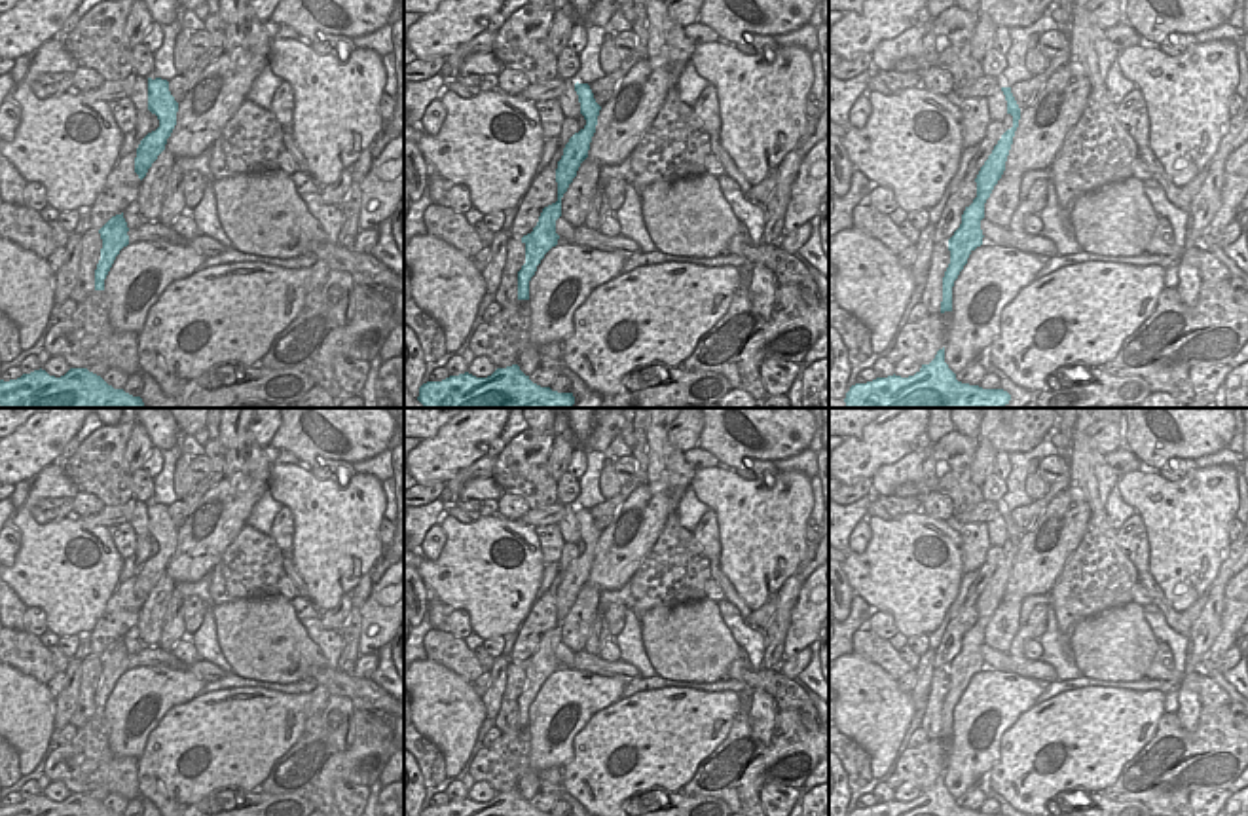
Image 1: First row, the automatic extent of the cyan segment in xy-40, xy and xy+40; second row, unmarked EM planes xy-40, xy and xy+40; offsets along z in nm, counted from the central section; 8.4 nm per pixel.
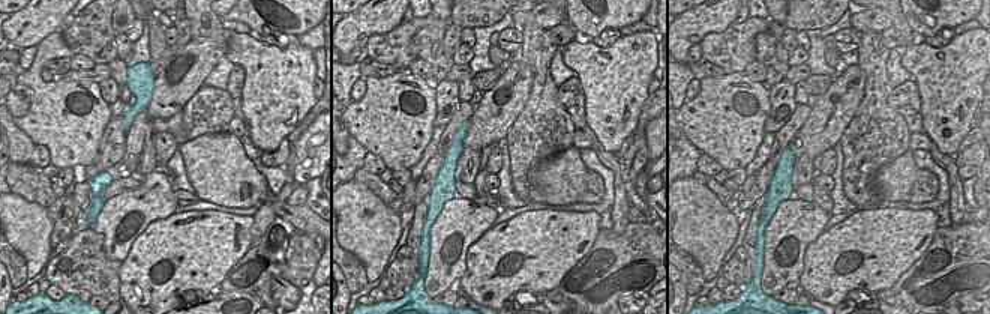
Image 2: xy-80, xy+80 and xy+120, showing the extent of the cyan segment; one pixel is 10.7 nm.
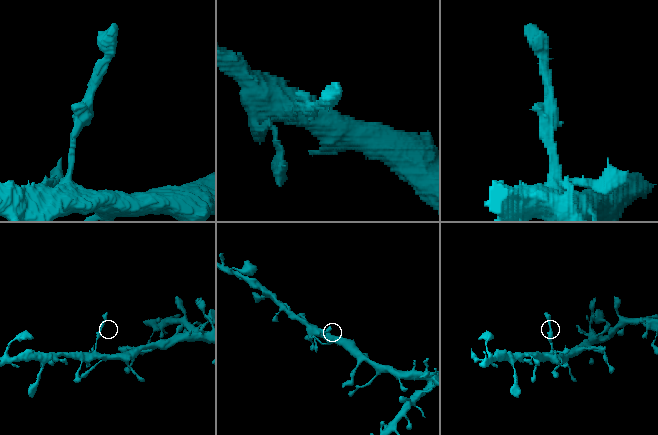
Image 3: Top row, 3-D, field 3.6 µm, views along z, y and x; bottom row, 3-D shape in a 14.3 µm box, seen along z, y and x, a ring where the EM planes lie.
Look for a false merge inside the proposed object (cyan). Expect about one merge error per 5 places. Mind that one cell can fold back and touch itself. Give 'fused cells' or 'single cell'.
fused cells

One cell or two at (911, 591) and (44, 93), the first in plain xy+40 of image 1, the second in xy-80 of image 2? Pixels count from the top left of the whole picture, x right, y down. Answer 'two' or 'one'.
one

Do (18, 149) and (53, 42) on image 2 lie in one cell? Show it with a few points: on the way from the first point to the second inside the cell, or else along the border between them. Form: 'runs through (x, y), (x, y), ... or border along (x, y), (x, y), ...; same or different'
border along (15, 125), (35, 146); different

